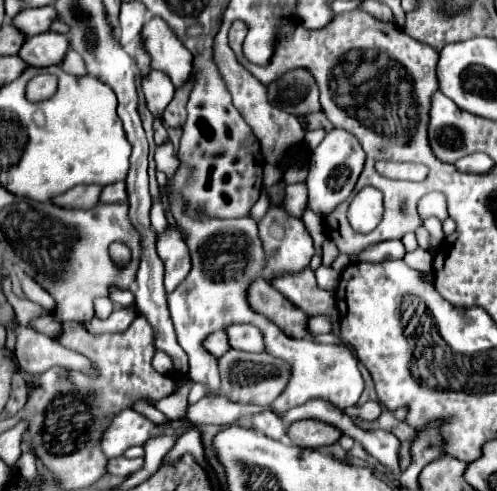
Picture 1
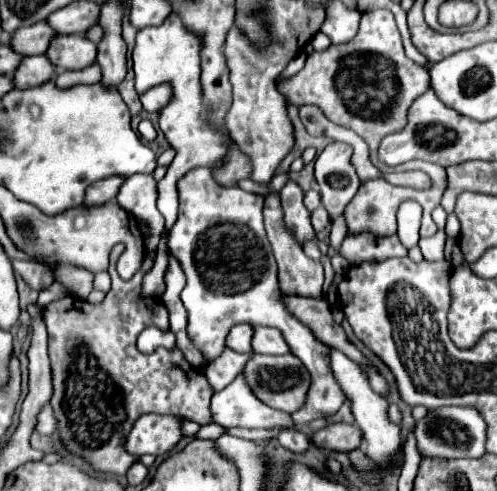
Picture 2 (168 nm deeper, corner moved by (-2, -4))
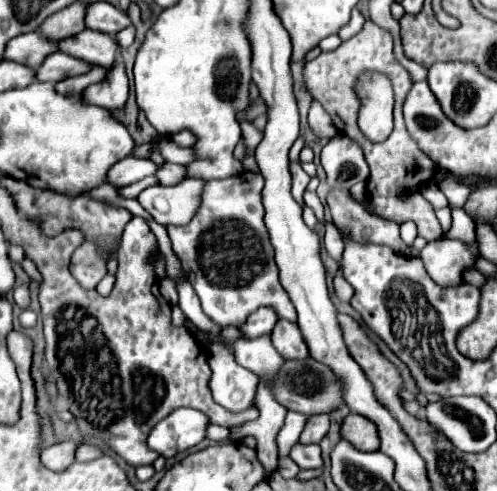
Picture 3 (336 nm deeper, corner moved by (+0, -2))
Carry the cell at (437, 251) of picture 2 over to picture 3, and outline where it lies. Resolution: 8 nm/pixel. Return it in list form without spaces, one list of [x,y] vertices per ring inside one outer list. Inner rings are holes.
[[[440,238],[428,242],[420,258],[424,260],[426,272],[430,278],[438,284],[460,284],[462,272],[470,266],[474,266],[474,260],[478,258],[476,242],[472,246],[466,246],[460,240]]]

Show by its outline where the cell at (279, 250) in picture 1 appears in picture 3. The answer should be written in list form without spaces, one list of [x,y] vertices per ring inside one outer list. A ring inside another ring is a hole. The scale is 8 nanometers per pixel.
[[[294,162],[290,166],[290,174],[292,174],[292,196],[294,196],[294,200],[300,206],[304,206],[304,198],[302,196],[306,192],[306,186],[310,182],[310,176],[300,168],[300,162]]]

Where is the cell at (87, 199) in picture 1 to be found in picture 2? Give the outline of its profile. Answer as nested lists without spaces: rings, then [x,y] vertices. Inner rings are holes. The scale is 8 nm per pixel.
[[[110,176],[110,178],[98,180],[96,184],[90,184],[84,204],[96,206],[96,204],[104,204],[108,200],[114,200],[116,192],[120,192],[120,184],[124,184],[124,176]]]

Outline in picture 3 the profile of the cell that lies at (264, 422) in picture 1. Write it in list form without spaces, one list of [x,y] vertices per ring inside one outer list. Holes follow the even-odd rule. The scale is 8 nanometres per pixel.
[[[296,442],[290,450],[290,458],[300,468],[322,468],[322,458],[320,458],[320,446],[318,444]]]

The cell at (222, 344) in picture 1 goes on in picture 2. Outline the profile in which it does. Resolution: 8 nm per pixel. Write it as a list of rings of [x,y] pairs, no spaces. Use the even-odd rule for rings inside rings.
[[[250,324],[234,326],[226,338],[226,346],[230,346],[236,352],[250,352],[252,350],[252,346],[250,346],[252,332],[254,332],[254,326],[250,326]]]

